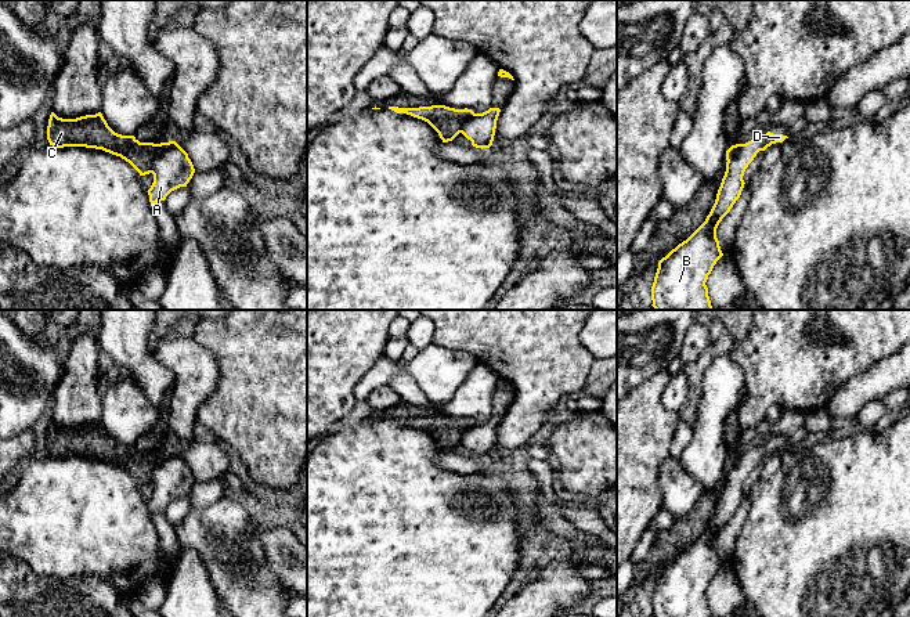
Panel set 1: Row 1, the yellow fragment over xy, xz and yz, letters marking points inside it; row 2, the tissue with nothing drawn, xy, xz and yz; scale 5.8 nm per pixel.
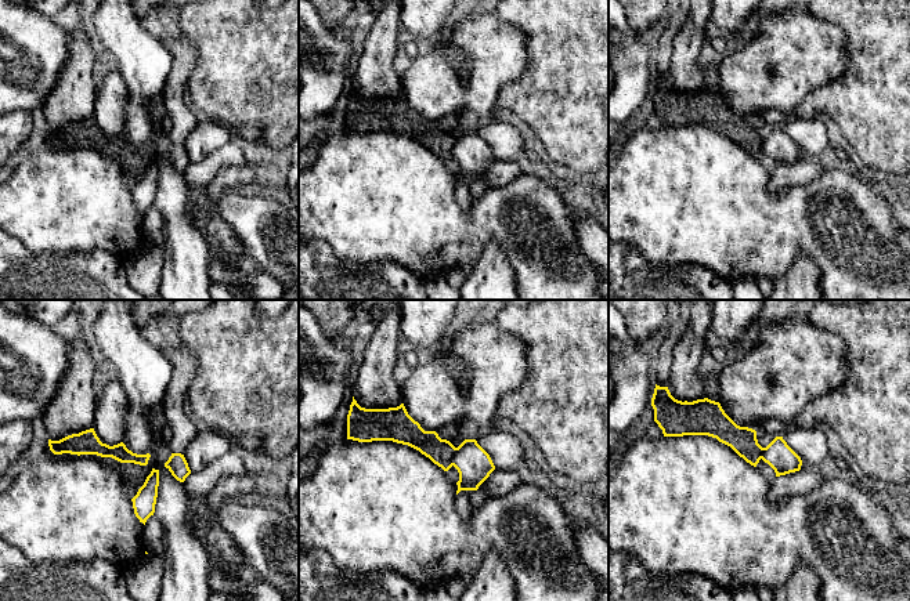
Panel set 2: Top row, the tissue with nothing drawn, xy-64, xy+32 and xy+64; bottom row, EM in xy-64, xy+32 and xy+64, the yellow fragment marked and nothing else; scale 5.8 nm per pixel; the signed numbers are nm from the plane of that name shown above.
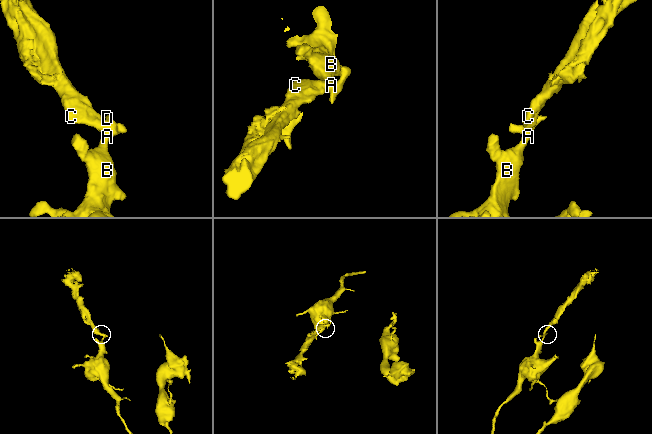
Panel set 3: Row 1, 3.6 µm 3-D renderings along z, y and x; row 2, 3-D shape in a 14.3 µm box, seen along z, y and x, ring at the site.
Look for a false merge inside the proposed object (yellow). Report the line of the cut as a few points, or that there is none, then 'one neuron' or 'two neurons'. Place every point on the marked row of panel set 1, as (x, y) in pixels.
cut in xy along (159, 144), (151, 172); two neurons

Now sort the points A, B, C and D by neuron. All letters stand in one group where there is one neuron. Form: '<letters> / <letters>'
A B D / C

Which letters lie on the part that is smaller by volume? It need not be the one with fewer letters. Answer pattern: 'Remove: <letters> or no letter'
Remove: C

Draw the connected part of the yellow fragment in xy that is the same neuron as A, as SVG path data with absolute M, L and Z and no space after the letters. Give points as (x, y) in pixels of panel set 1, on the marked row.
M160 142L152 162L154 183L148 190L151 206L180 188L187 187L195 173L188 154L176 142Z

